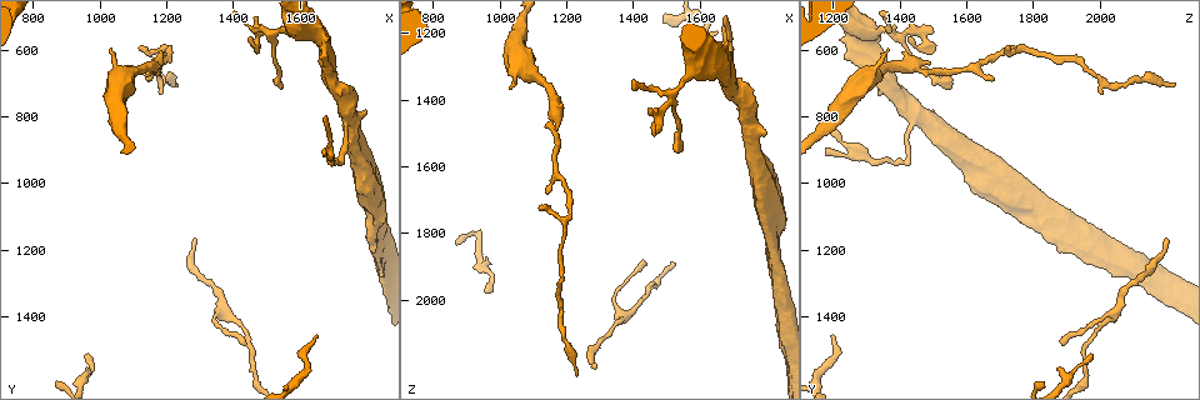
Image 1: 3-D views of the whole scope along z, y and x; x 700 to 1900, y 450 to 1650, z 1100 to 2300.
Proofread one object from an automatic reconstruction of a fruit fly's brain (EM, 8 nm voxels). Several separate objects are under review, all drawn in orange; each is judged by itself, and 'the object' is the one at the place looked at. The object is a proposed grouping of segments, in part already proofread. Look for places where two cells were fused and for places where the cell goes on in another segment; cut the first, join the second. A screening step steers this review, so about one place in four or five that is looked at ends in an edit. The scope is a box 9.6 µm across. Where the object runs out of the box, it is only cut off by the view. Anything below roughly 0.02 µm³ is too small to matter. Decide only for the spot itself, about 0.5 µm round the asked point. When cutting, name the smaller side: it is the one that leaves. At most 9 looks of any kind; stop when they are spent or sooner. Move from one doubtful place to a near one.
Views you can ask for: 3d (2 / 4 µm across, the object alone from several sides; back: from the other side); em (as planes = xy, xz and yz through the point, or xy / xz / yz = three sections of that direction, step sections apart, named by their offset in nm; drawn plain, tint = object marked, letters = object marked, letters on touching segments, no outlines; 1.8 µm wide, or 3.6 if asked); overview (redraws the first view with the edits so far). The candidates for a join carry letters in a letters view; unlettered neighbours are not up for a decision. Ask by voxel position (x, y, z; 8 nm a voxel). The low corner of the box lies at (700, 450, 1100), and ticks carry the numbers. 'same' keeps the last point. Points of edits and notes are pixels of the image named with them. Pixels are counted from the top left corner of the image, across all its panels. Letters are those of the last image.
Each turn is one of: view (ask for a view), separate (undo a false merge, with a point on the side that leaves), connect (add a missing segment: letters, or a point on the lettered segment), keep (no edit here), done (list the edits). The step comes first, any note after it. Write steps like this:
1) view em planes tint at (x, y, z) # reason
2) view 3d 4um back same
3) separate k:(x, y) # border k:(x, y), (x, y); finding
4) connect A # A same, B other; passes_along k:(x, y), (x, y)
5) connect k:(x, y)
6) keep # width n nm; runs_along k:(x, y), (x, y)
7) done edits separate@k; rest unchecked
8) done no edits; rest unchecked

view em planes letters at (1720, 930, 1430) # sharp bend

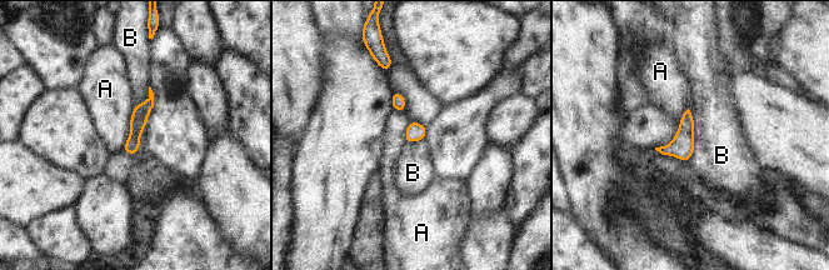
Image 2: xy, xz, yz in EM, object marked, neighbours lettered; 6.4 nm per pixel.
keep # A other, B other; border 2:(134, 104), (129, 136), (121, 150); all the same cell

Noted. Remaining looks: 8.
view em planes letters at (1830, 1200, 1890) # an open end

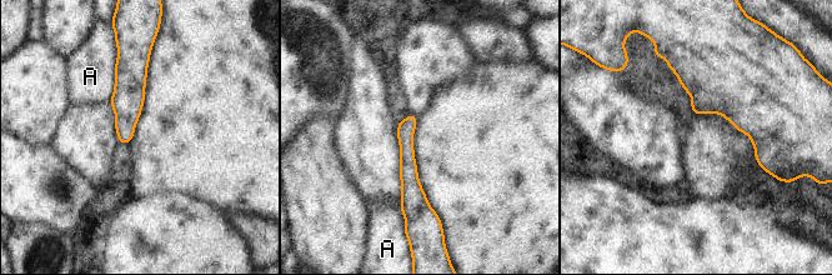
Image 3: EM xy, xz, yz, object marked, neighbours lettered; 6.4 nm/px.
keep # longest_contact A 340 nm; A other; none of them fits

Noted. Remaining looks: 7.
view em xy step 4 letters at (1230, 710, 2230) # thin end

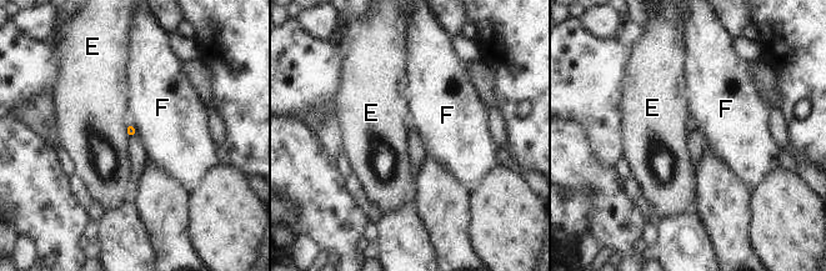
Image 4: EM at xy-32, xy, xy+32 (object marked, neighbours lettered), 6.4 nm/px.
view em planes letters same

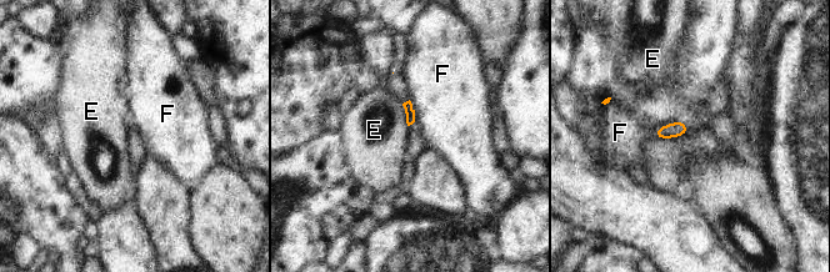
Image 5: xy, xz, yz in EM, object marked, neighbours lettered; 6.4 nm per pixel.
keep # E other, F other; border 5:(401, 104), (408, 126); none of them fits

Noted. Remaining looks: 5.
view em planes letters at (1330, 1300, 2090) # narrows sharply

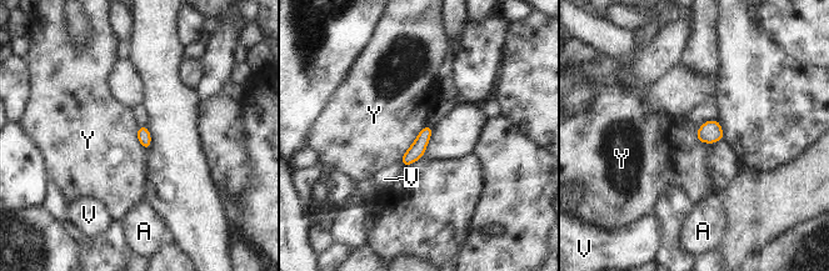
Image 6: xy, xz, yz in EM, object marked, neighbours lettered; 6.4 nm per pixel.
keep # A other, V other, Y other; border 6:(419, 133), (399, 160); all the same cell

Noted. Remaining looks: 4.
done no edits; rest unchecked

